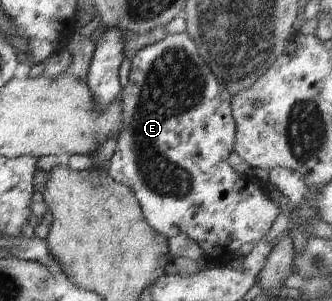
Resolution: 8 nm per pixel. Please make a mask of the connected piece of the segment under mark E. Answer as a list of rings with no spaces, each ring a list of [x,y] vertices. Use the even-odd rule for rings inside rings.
[[[174,34],[165,37],[160,42],[142,48],[134,60],[131,62],[131,70],[128,76],[128,83],[123,87],[121,98],[121,118],[120,130],[116,132],[116,151],[110,159],[110,167],[108,168],[108,176],[118,182],[124,184],[128,188],[140,204],[142,215],[150,227],[166,239],[171,238],[173,233],[180,232],[188,234],[188,236],[202,248],[202,251],[208,258],[213,256],[231,255],[235,257],[235,252],[243,244],[258,242],[265,239],[266,234],[271,229],[277,216],[281,212],[278,204],[270,198],[266,198],[260,183],[249,183],[244,180],[244,176],[238,174],[228,164],[228,156],[233,152],[234,136],[236,135],[236,124],[234,124],[231,112],[231,96],[226,92],[226,88],[214,78],[214,74],[206,65],[206,62],[198,56],[196,46],[187,34]],[[242,188],[246,188],[246,194],[238,194]]]

